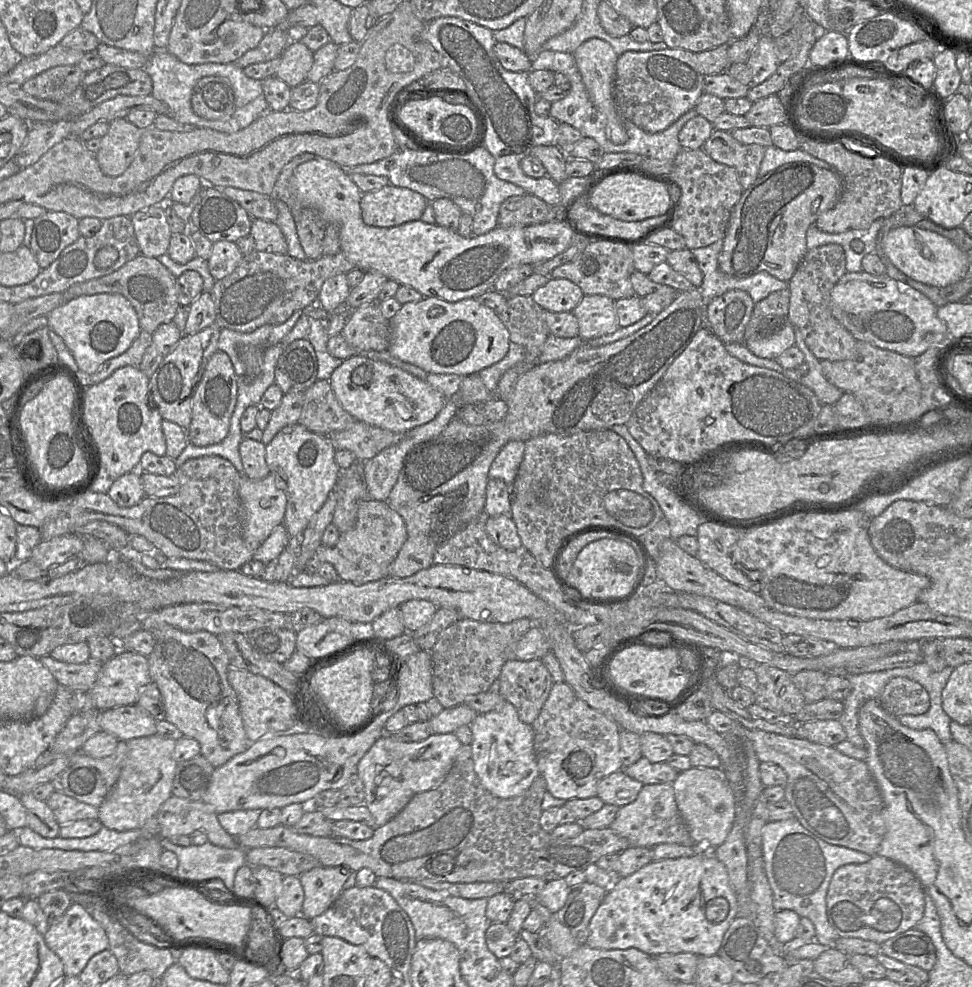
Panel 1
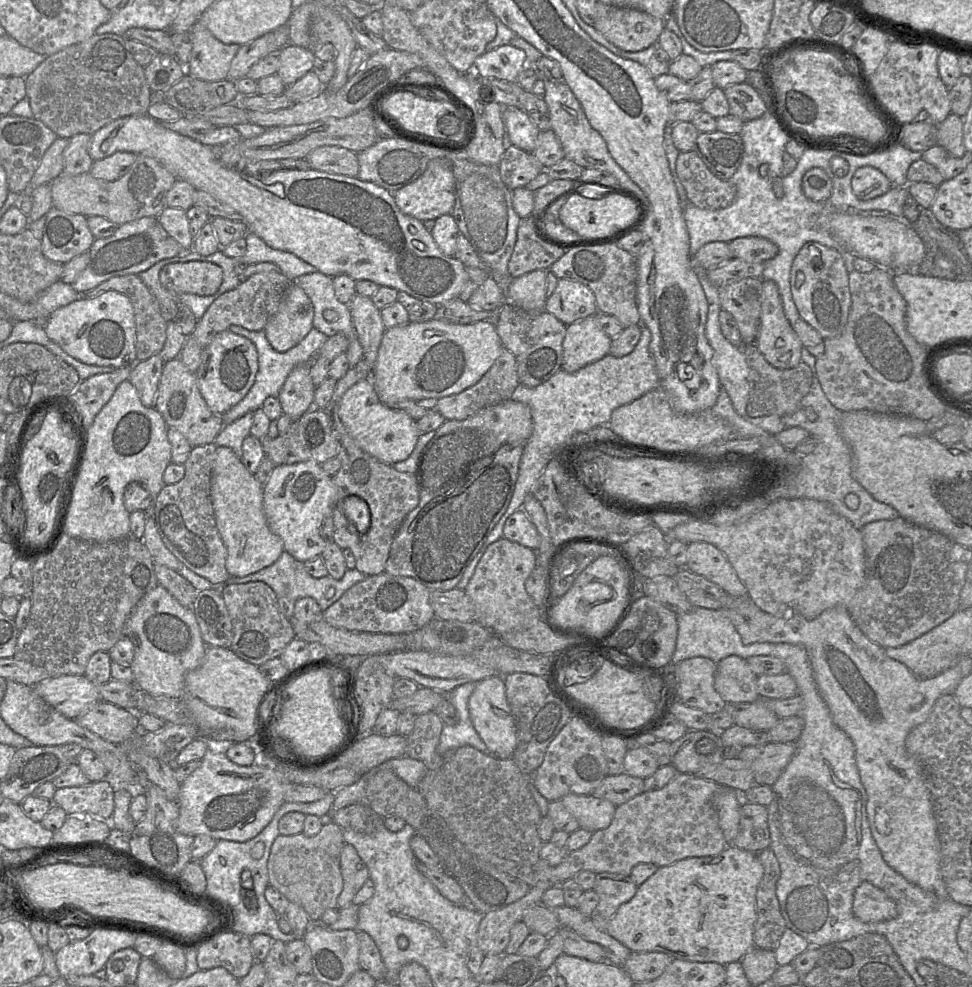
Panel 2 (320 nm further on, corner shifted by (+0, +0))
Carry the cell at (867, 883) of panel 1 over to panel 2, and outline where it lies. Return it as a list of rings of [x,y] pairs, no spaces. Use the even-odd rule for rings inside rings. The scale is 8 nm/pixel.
[[[863,882],[856,888],[852,911],[865,923],[888,921],[898,915],[895,902],[869,882]]]

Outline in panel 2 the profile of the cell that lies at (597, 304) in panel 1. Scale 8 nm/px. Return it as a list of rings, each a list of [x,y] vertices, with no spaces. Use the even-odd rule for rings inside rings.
[[[595,316],[567,325],[563,340],[562,369],[574,373],[610,352],[612,339],[600,328]]]

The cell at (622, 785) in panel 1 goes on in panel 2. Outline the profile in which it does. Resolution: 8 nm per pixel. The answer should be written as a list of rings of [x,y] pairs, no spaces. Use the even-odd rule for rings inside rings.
[[[568,794],[561,798],[564,807],[575,817],[580,828],[595,832],[612,822],[617,806],[593,795]]]

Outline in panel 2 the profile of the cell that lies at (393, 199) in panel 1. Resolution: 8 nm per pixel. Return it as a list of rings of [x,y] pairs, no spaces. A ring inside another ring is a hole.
[[[444,158],[430,160],[418,179],[390,193],[393,194],[394,201],[403,214],[420,221],[436,220],[442,215],[451,214],[456,201],[456,180],[451,161]]]

